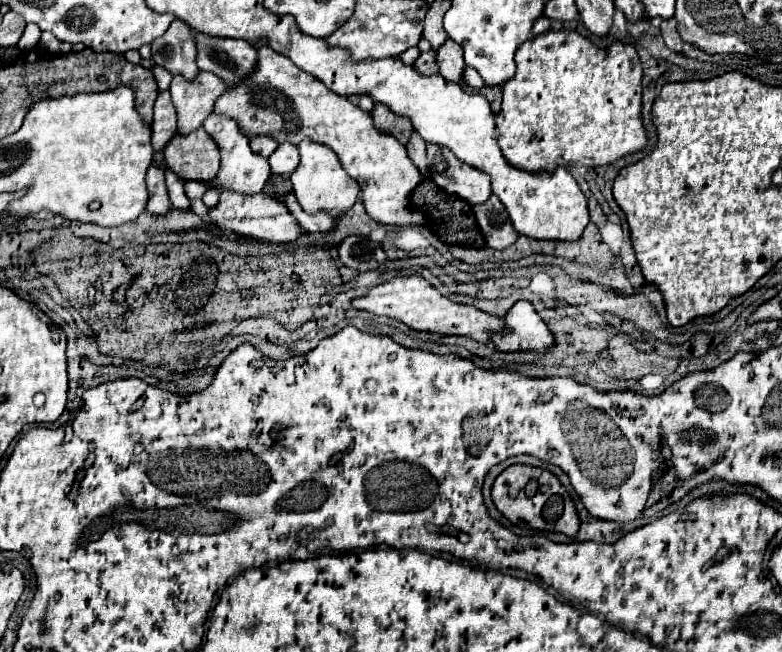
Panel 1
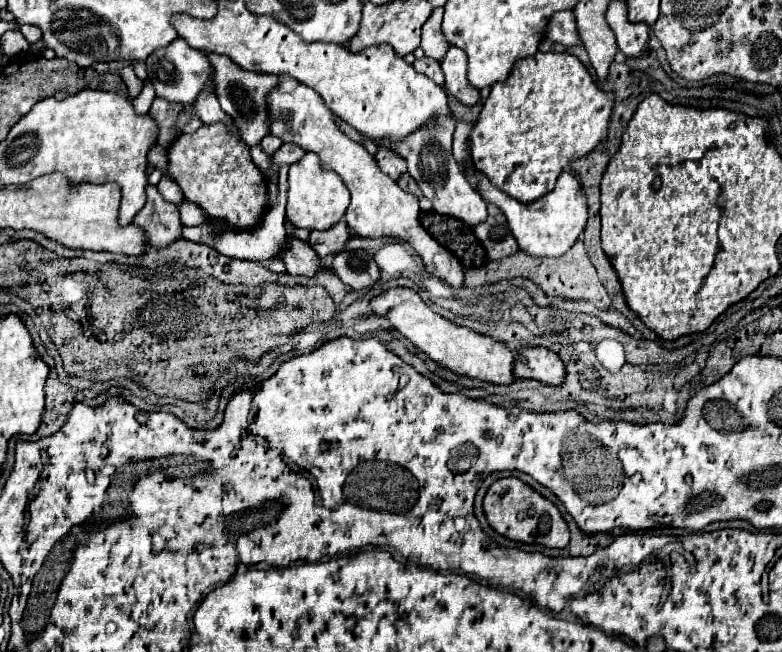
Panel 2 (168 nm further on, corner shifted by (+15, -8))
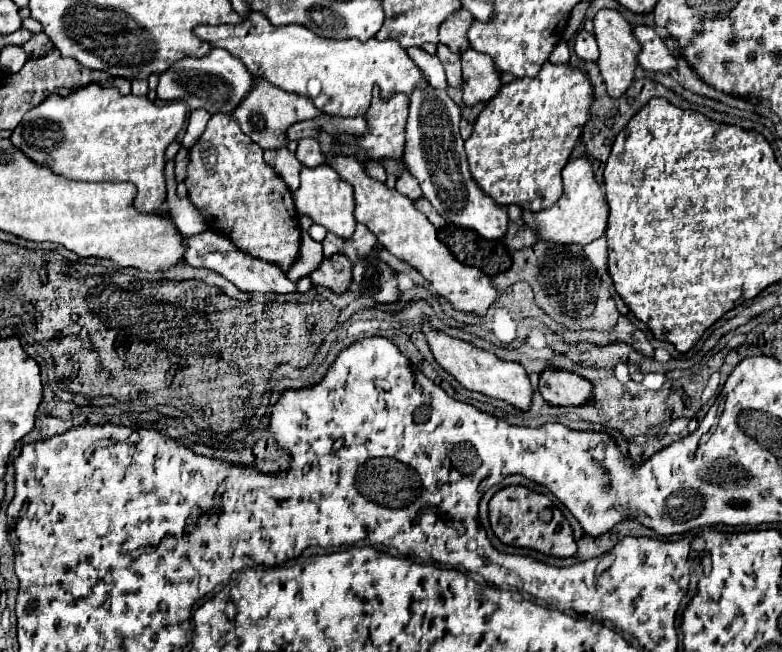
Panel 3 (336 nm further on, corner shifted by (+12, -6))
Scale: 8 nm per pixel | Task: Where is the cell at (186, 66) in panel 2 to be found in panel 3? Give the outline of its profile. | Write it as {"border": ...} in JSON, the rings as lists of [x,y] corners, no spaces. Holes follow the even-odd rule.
{"border":[[[211,49],[209,55],[201,59],[183,57],[175,61],[165,73],[159,75],[159,87],[157,97],[159,99],[187,99],[187,105],[191,109],[205,109],[211,115],[213,113],[233,113],[235,107],[247,97],[255,83],[255,77],[247,71],[247,67],[227,53],[225,49]]]}

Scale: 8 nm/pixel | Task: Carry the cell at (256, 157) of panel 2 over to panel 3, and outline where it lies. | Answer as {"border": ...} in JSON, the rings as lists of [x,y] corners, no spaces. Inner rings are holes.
{"border":[[[283,147],[281,151],[265,151],[265,163],[269,163],[277,175],[289,185],[289,189],[297,189],[299,187],[299,171],[301,171],[301,163],[299,159],[287,149]]]}

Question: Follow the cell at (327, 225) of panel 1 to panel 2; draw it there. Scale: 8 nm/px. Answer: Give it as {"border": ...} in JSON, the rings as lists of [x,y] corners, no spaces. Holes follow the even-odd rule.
{"border":[[[340,221],[336,223],[336,227],[330,227],[328,231],[310,231],[308,243],[320,257],[324,257],[342,251],[348,239],[350,239],[350,229],[346,221]]]}

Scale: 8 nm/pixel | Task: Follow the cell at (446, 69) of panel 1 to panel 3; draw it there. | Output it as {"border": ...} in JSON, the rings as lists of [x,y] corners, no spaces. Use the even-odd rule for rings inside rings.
{"border":[[[467,49],[461,53],[463,63],[463,101],[465,105],[475,105],[481,101],[489,101],[503,87],[501,73],[495,69],[491,57],[477,53],[475,49]]]}

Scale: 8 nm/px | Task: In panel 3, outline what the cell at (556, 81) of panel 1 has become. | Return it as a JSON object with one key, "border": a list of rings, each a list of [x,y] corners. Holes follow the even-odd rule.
{"border":[[[545,63],[541,73],[535,77],[535,79],[515,79],[513,83],[507,83],[503,85],[503,89],[499,91],[499,95],[495,95],[487,105],[485,109],[479,113],[477,121],[473,123],[473,133],[471,137],[465,141],[465,153],[467,153],[467,161],[469,161],[469,169],[471,169],[471,175],[475,179],[475,183],[479,185],[479,189],[489,195],[497,205],[517,205],[525,211],[543,211],[547,207],[551,207],[563,193],[563,181],[561,181],[561,169],[565,167],[565,163],[569,161],[569,155],[585,127],[585,123],[589,121],[589,107],[591,107],[591,99],[593,99],[593,85],[591,81],[587,79],[587,75],[583,75],[579,69],[571,69],[569,65],[553,65],[553,63]]]}

